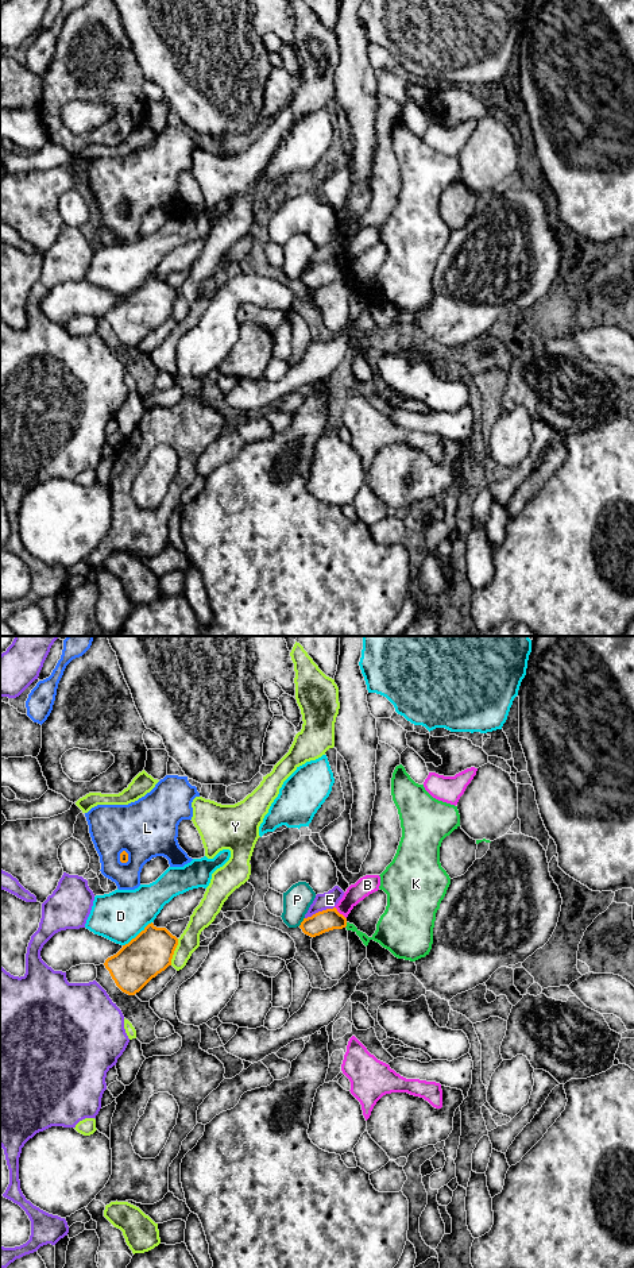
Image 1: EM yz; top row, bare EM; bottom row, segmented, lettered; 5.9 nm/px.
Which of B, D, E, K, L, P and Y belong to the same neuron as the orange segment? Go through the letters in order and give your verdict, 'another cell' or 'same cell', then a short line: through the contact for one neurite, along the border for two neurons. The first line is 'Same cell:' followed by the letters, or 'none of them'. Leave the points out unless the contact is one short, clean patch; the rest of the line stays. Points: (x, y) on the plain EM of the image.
Same cell: none of them
B: another cell; line yz (335, 258), (346, 270)
D: another cell
E: another cell
K: another cell
L: another cell
P: another cell
Y: another cell

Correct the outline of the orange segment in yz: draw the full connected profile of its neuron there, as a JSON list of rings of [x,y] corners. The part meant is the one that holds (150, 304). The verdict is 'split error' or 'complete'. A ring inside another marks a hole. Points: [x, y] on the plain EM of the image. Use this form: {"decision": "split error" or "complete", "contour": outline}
{"decision": "complete", "contour": [[[151,274],[116,307],[108,309],[104,317],[123,344],[135,347],[171,317],[177,297],[175,288]]]}

